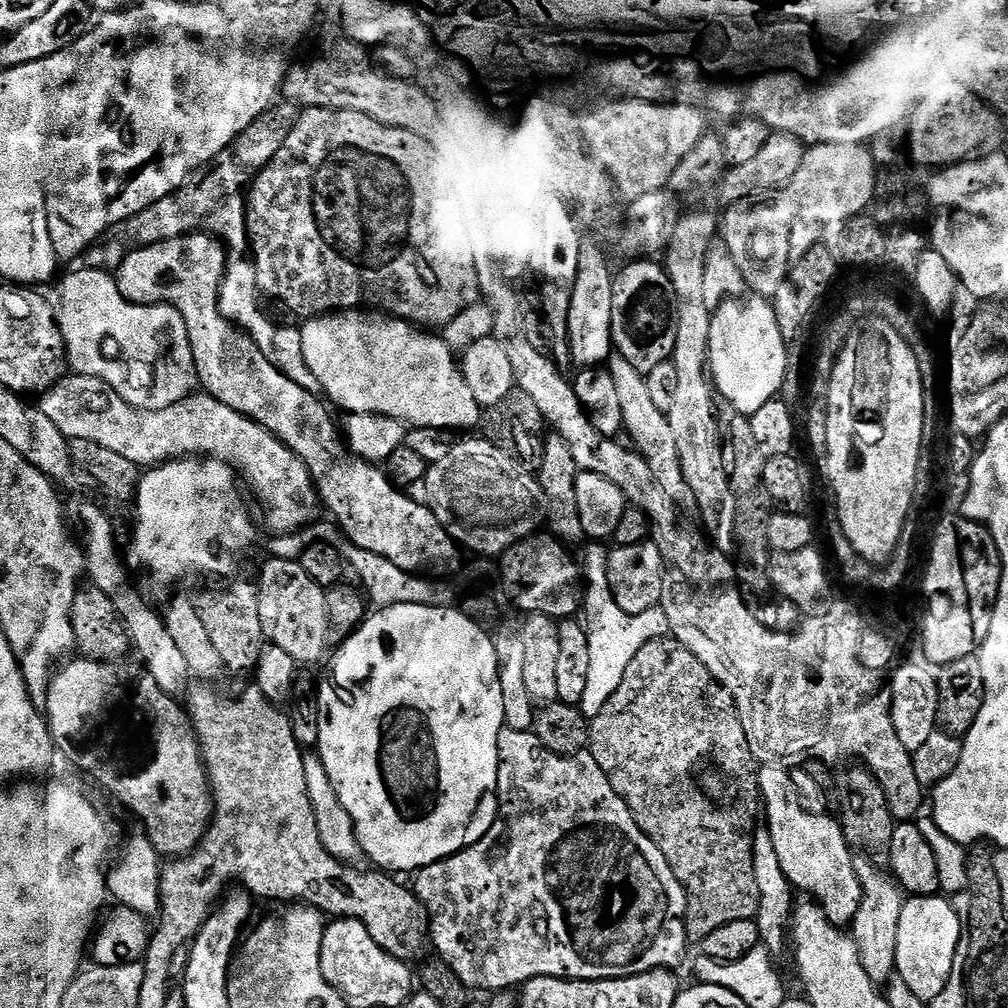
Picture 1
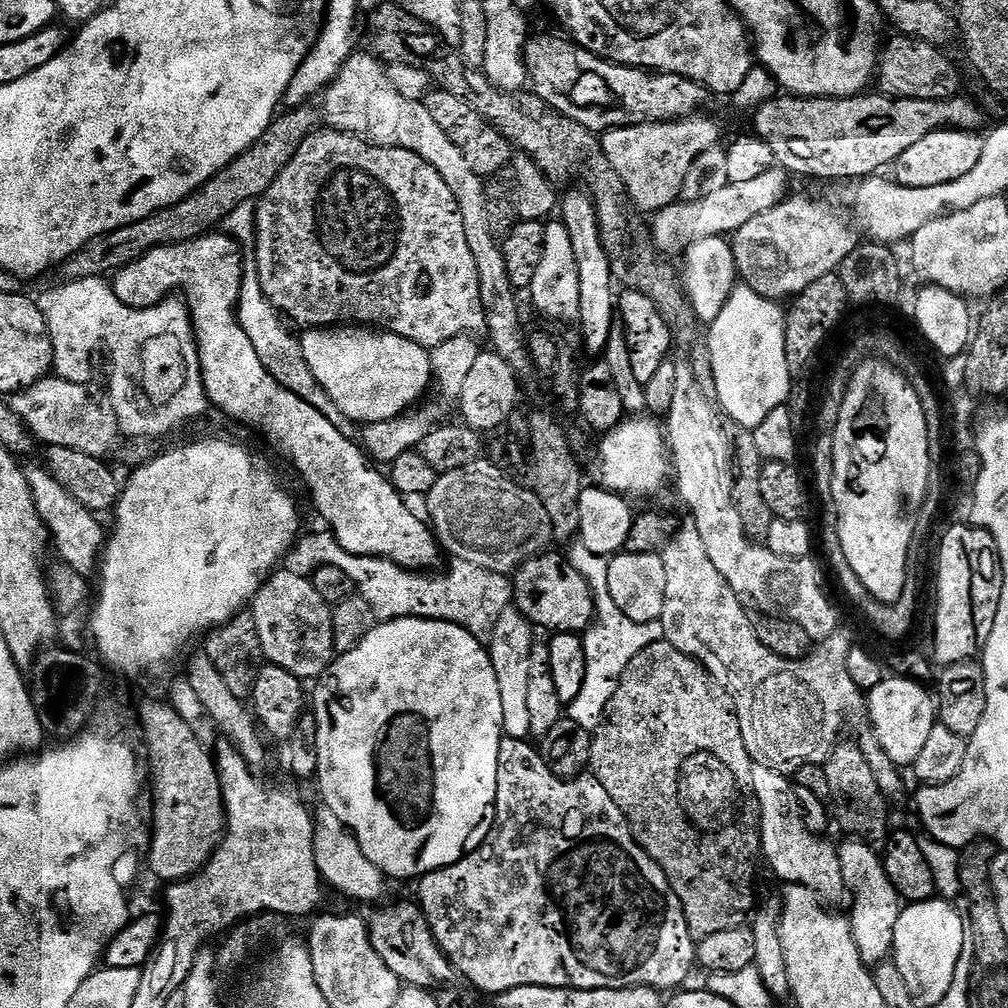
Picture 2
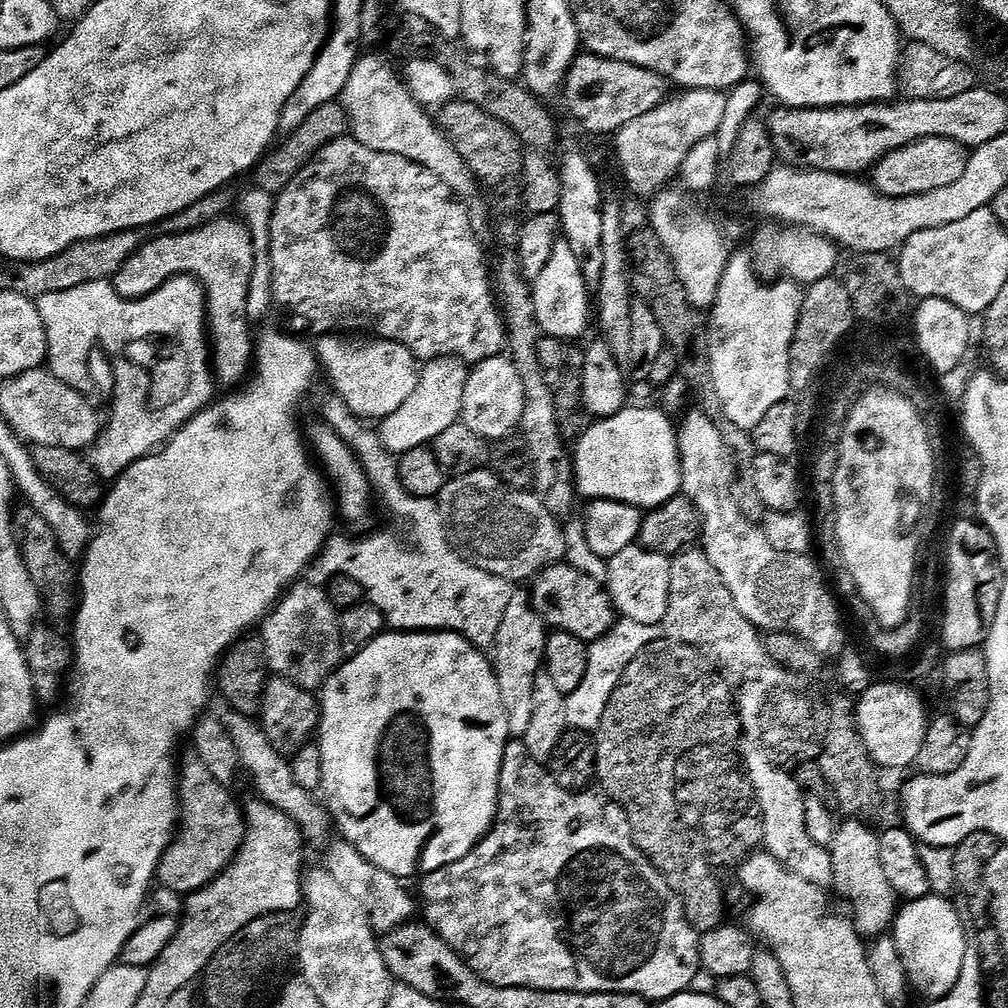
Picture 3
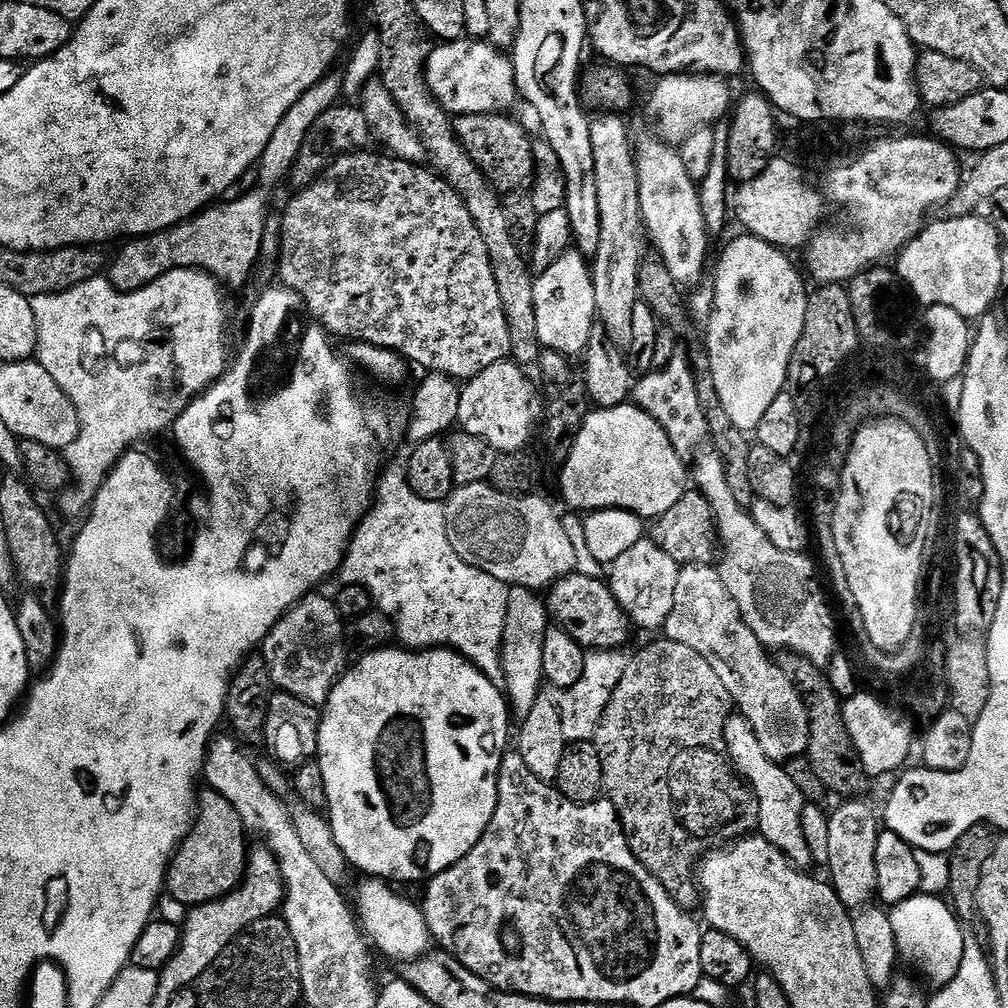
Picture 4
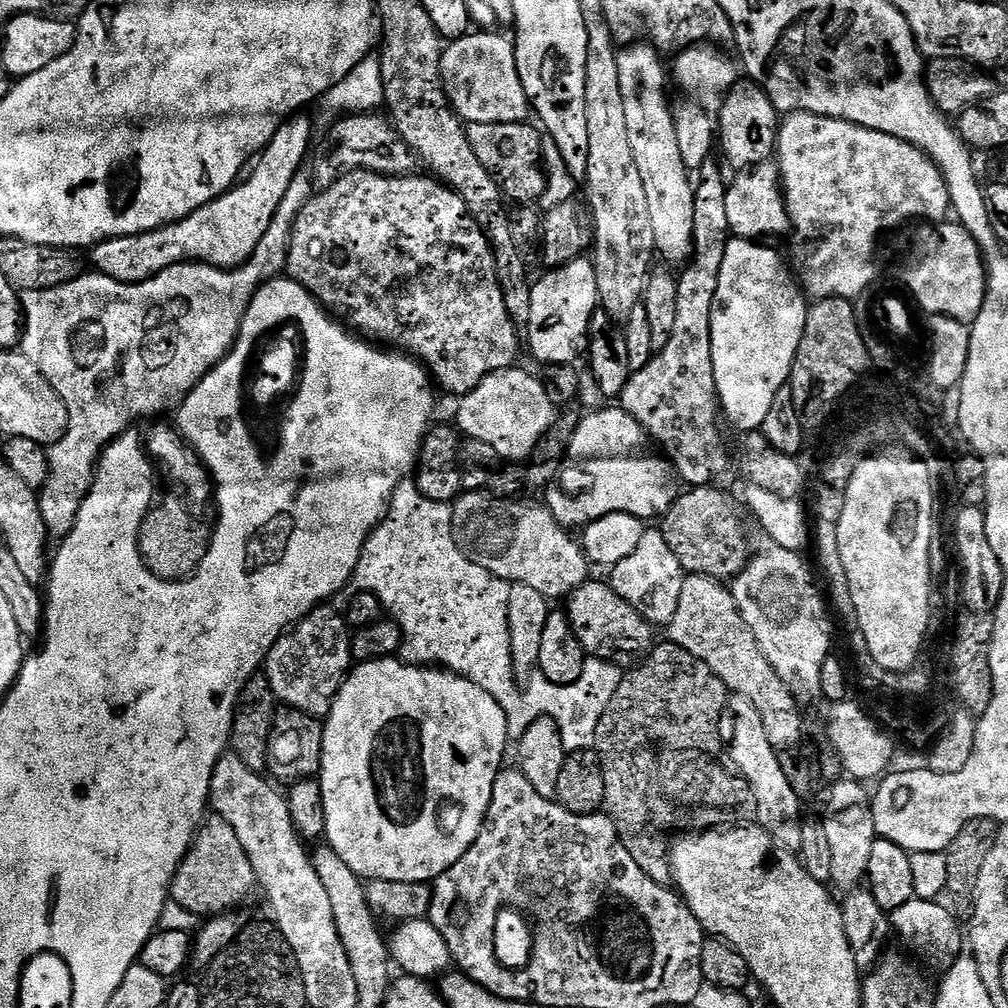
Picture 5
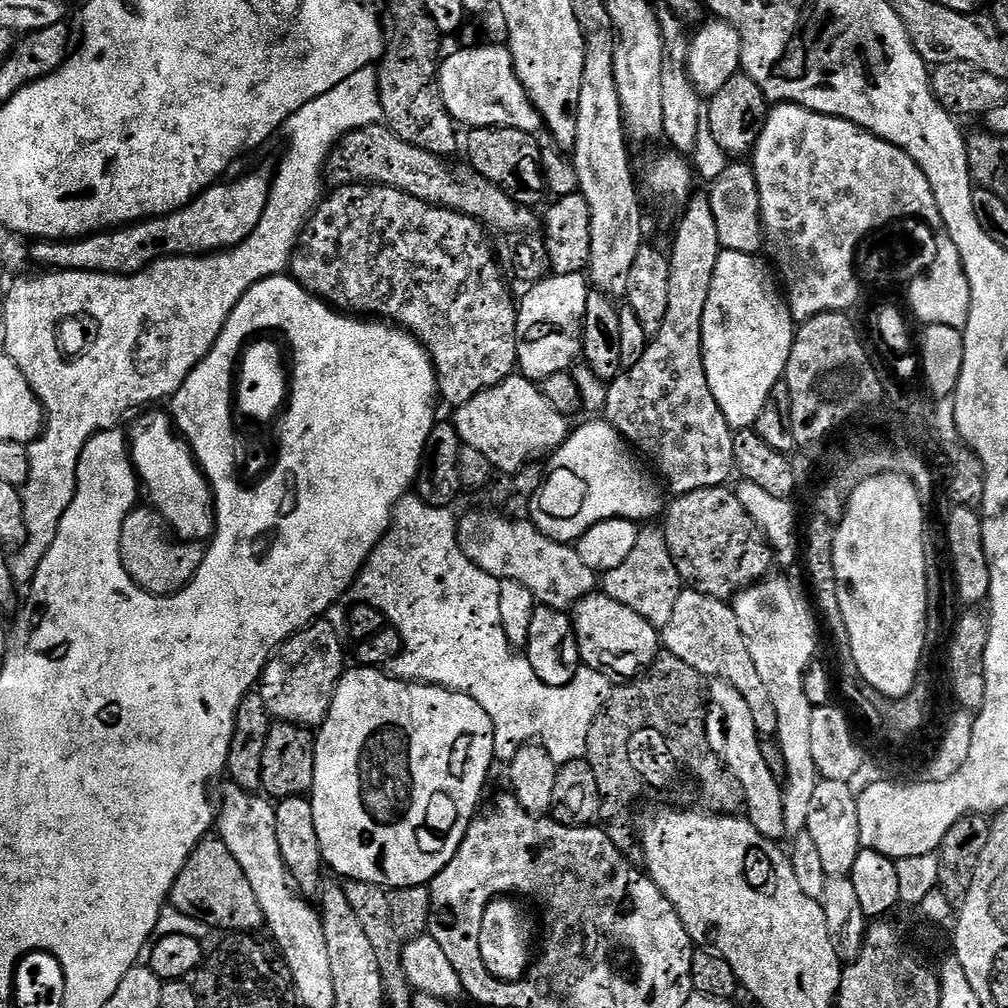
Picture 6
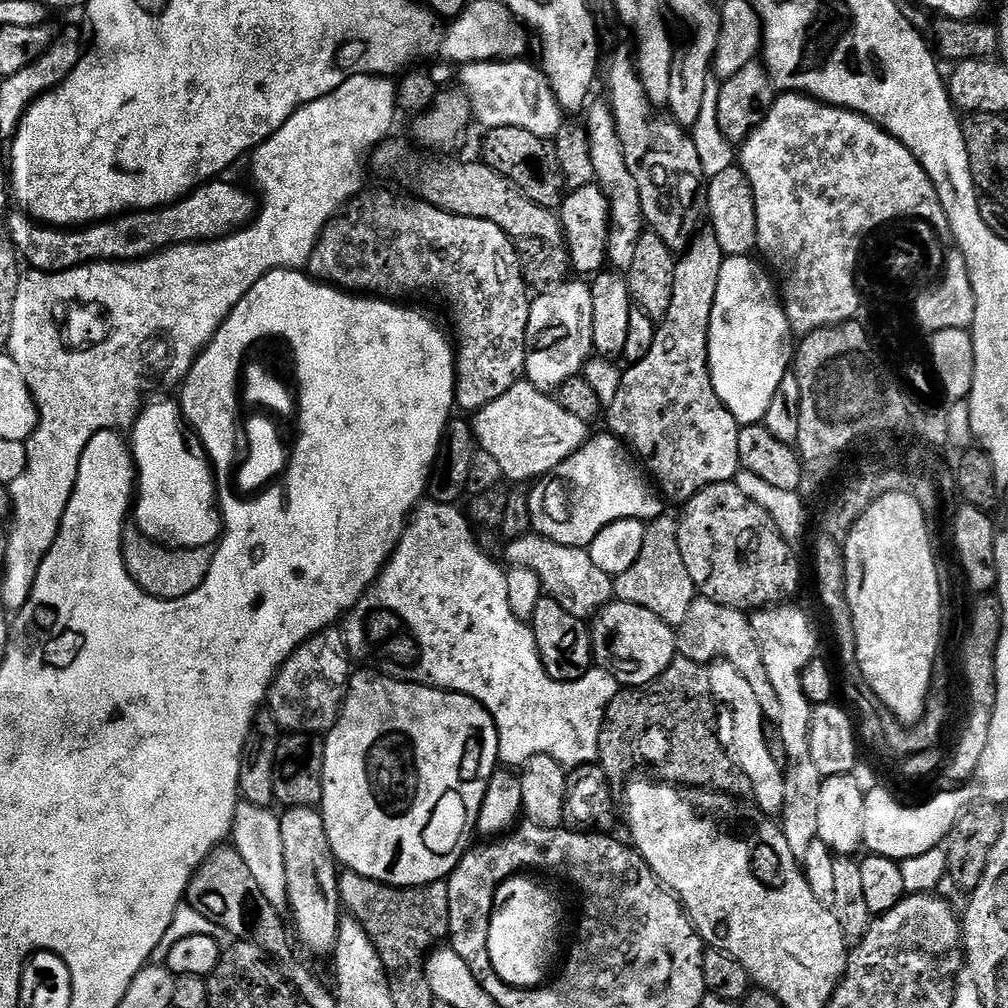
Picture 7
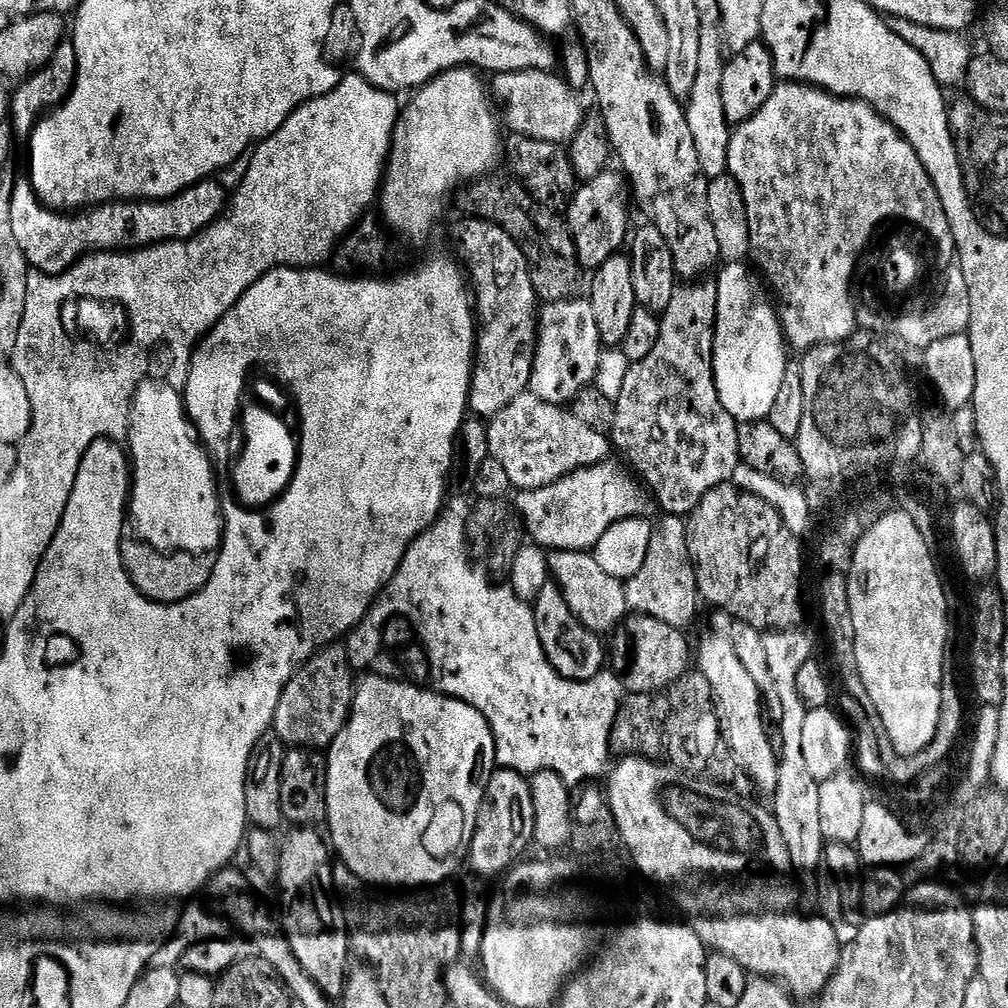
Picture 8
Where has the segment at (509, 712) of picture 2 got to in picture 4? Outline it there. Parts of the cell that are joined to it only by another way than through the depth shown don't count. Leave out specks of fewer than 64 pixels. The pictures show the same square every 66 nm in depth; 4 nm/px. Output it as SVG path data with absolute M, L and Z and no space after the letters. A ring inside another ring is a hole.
M509 587L509 601L506 607L505 630L500 643L500 669L504 675L503 691L513 713L517 717L530 714L534 702L542 699L540 687L545 687L544 667L542 666L542 646L550 627L548 608L530 588Z

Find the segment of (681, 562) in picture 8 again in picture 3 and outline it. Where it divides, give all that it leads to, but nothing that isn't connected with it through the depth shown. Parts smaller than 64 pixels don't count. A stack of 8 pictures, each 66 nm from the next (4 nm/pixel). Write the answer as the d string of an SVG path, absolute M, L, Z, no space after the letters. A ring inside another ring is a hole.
M639 546L622 550L607 561L606 591L612 598L612 607L621 617L633 619L646 626L663 625L667 603L670 601L670 574L672 561L663 552L651 552Z

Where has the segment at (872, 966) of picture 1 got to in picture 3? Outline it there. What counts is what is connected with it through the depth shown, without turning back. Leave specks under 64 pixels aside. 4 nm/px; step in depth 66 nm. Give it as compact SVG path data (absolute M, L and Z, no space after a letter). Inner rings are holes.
M848 818L837 827L830 845L834 866L834 888L846 903L852 904L850 919L861 937L879 938L893 927L898 911L898 897L882 870L880 838L871 832L860 818Z

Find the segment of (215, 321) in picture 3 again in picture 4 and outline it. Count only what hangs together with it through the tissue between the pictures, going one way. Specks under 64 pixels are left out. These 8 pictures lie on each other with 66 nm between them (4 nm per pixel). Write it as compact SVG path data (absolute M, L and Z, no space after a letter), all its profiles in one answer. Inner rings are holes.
M256 188L237 200L227 200L213 203L192 219L165 232L129 239L125 243L128 245L113 260L111 257L106 279L119 292L133 292L162 278L162 274L173 272L175 268L198 268L224 286L229 284L236 288L246 283L262 256L264 229L270 218L268 196L262 189Z

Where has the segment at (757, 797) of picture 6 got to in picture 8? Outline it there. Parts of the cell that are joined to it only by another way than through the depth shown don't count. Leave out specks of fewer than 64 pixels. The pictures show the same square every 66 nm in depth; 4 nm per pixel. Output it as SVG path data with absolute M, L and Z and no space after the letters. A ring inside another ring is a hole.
M712 632L709 636L704 636L700 640L700 664L698 664L698 671L704 675L706 682L710 682L712 687L712 699L716 702L716 717L720 719L720 733L724 736L724 743L728 745L729 750L732 752L732 757L738 761L745 770L748 771L748 777L752 779L753 785L757 789L761 788L762 791L768 792L767 794L775 793L776 786L778 784L778 770L780 769L780 757L778 755L777 745L774 743L772 745L772 740L768 737L768 732L764 729L764 708L760 705L760 694L762 694L762 687L759 684L754 682L753 678L750 678L749 671L742 666L741 659L738 658L735 653L734 646L732 645L732 638L730 635L723 632Z

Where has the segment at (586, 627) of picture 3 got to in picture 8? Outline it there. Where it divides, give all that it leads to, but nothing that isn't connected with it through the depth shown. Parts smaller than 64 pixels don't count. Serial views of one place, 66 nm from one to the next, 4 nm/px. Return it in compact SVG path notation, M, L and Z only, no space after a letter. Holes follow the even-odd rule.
M628 614L615 629L614 635L612 645L609 643L606 648L606 660L611 671L633 693L667 689L689 667L685 633L658 618Z

